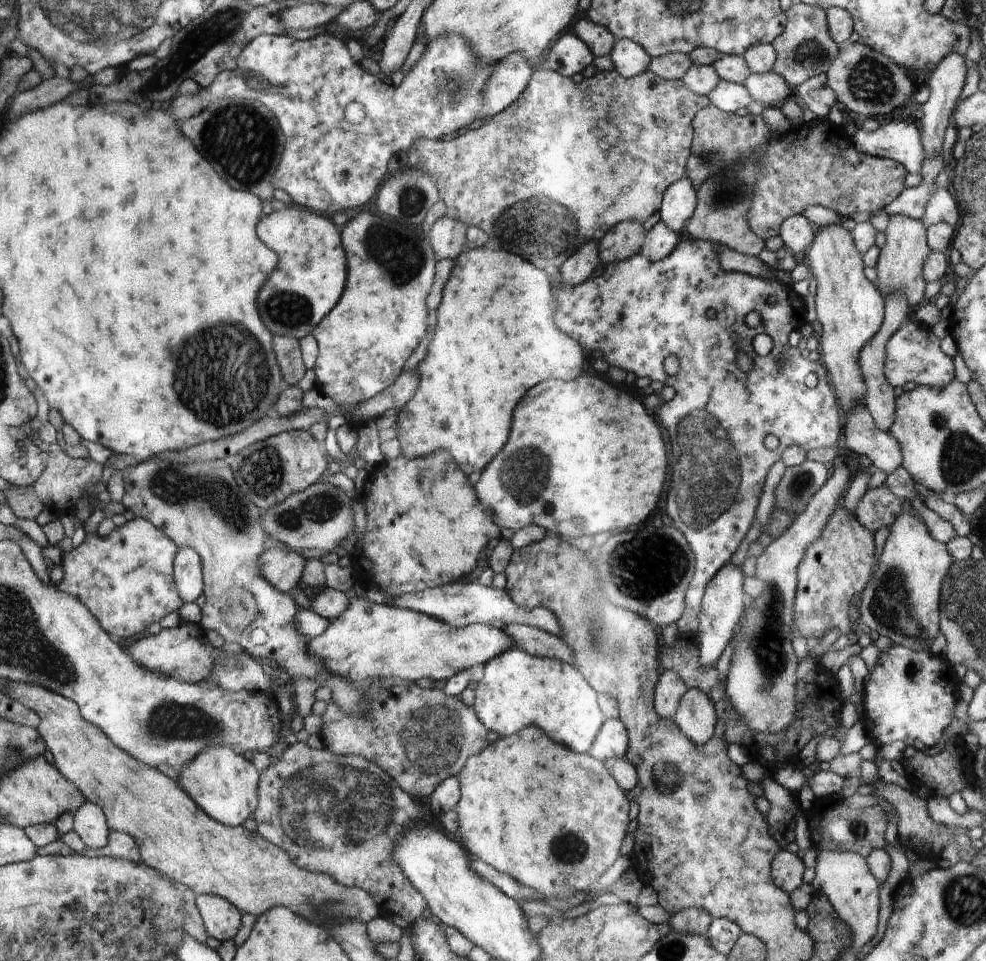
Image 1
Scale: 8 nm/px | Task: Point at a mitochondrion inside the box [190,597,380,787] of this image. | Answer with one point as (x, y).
(238, 666)

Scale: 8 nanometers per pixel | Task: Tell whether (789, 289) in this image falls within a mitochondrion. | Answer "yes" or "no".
no

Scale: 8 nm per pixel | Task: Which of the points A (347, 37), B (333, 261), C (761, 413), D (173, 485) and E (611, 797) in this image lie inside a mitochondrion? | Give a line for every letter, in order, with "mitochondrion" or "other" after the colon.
A: other
B: other
C: other
D: mitochondrion
E: other

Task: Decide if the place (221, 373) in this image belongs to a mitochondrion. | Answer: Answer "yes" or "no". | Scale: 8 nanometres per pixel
yes

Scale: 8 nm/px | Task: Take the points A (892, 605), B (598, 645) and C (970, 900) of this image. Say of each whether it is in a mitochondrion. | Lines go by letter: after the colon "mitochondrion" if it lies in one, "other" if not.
A: mitochondrion
B: mitochondrion
C: mitochondrion

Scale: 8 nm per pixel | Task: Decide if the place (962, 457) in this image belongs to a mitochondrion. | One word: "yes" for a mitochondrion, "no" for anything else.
yes

